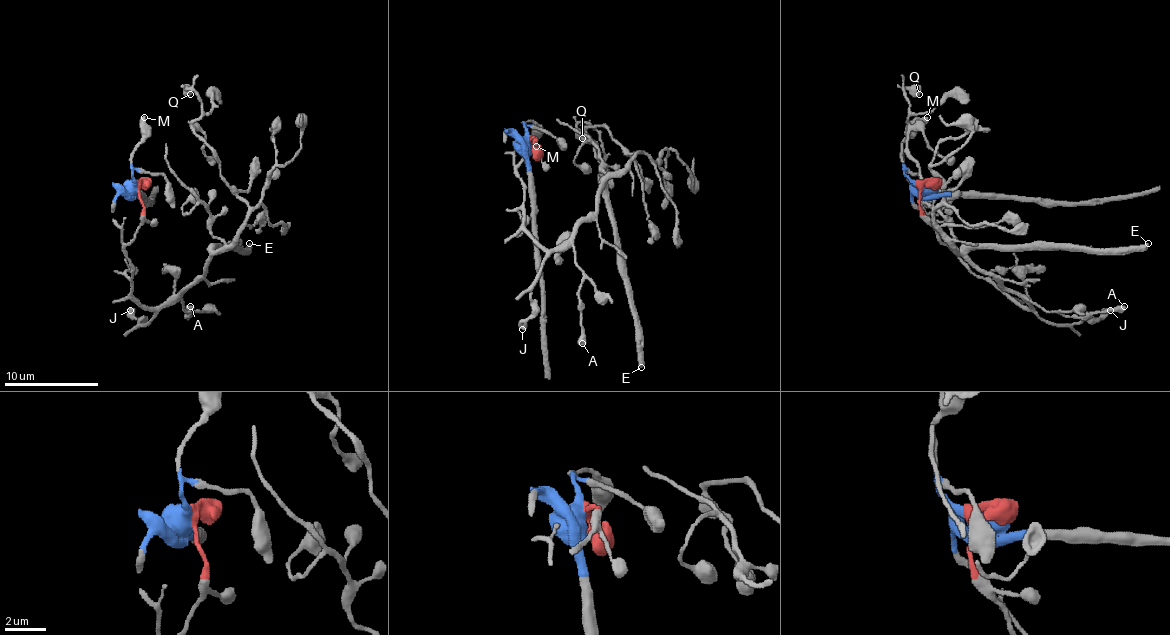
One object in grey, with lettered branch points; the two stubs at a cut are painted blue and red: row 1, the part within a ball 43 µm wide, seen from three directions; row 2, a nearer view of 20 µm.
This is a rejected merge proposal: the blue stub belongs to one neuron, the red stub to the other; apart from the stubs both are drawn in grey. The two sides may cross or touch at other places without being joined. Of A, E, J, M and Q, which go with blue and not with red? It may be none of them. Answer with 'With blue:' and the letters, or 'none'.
With blue: M

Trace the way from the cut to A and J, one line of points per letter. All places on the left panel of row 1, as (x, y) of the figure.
A: (137, 185), (142, 223), (125, 246), (132, 294), (151, 308), (179, 298), (191, 313), (186, 317), (191, 305)
J: (137, 185), (142, 223), (125, 256), (132, 294), (153, 317), (139, 324), (142, 320), (130, 310)

